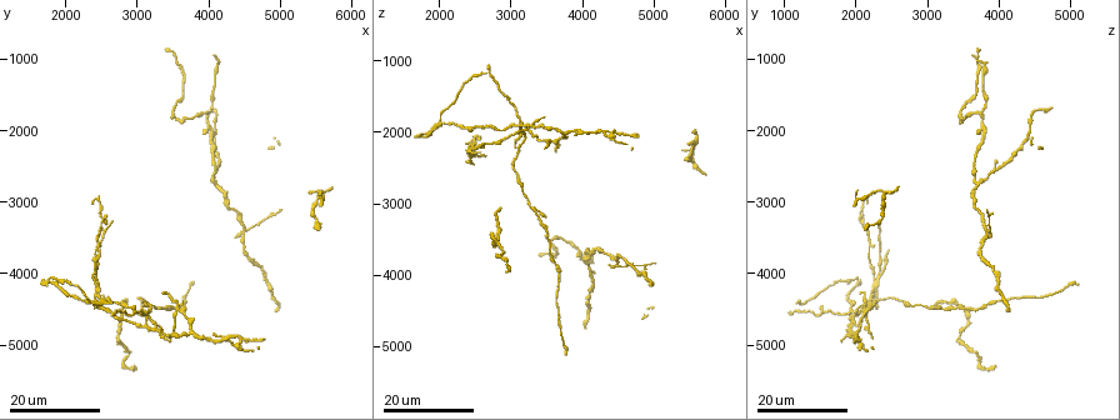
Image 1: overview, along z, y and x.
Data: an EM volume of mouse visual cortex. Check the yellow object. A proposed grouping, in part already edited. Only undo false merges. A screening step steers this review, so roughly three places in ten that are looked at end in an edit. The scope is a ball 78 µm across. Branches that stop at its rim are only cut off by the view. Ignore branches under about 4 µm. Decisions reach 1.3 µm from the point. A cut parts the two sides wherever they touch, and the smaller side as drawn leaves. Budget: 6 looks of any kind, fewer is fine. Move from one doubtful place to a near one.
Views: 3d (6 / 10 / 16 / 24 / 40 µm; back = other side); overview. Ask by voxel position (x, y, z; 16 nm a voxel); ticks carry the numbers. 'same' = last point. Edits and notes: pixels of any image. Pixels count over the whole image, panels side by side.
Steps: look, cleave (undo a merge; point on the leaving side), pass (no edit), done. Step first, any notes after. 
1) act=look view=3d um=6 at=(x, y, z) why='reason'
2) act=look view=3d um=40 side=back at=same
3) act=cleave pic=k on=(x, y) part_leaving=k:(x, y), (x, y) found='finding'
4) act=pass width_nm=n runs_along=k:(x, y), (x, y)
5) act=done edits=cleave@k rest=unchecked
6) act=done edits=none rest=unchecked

act=look view=3d um=24 at=(4150, 2750, 3700) why='a fork'

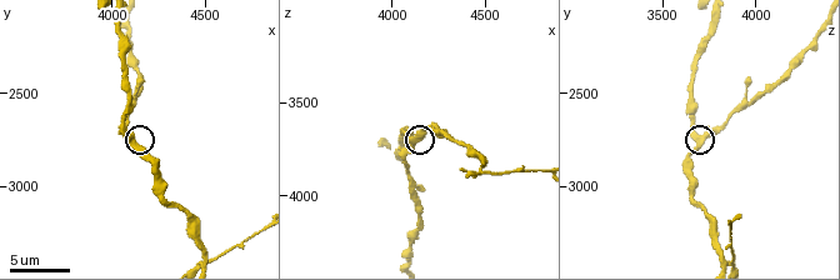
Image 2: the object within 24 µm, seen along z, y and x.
act=look view=3d um=10 at=(4080, 2740, 3720)

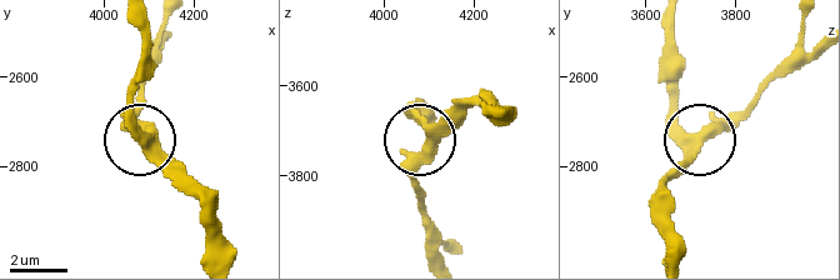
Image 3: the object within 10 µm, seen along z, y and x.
act=pass side_arm_um=33 runs_along=3:(671, 254), (666, 174), (755, 98) found='all the same neuron'

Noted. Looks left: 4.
act=look view=3d um=16 at=(4500, 3450, 3850) why='small branch off a trunk'

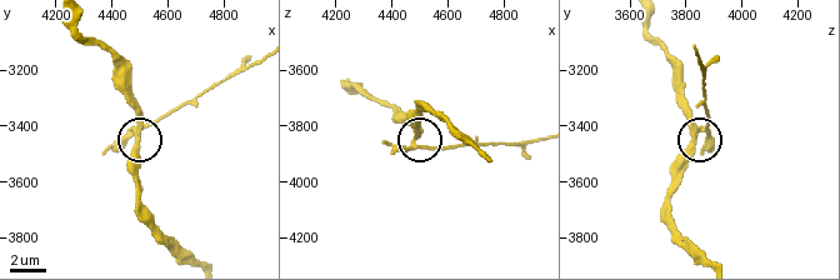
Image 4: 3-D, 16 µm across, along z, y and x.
act=look view=3d um=10 at=(4470, 3420, 3870) why='closer look'

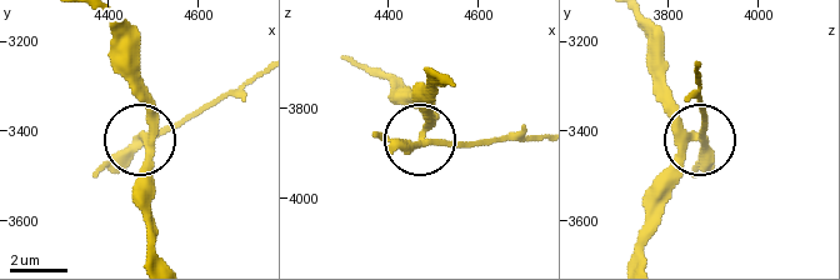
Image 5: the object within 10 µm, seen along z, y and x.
act=look view=3d um=10 side=back at=(4475, 3420, 3865)

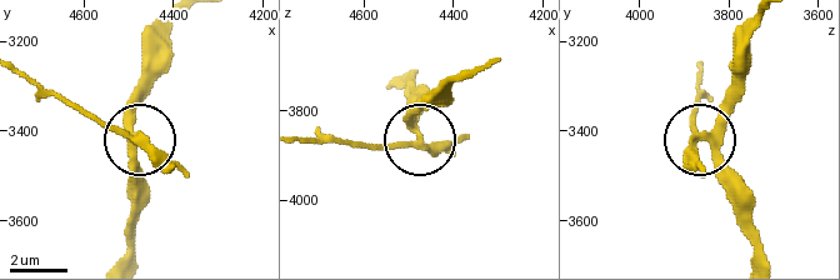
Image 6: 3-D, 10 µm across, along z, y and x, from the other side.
act=pass arms=4 found='all the same neuron'

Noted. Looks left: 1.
act=done edits=none rest=unchecked

